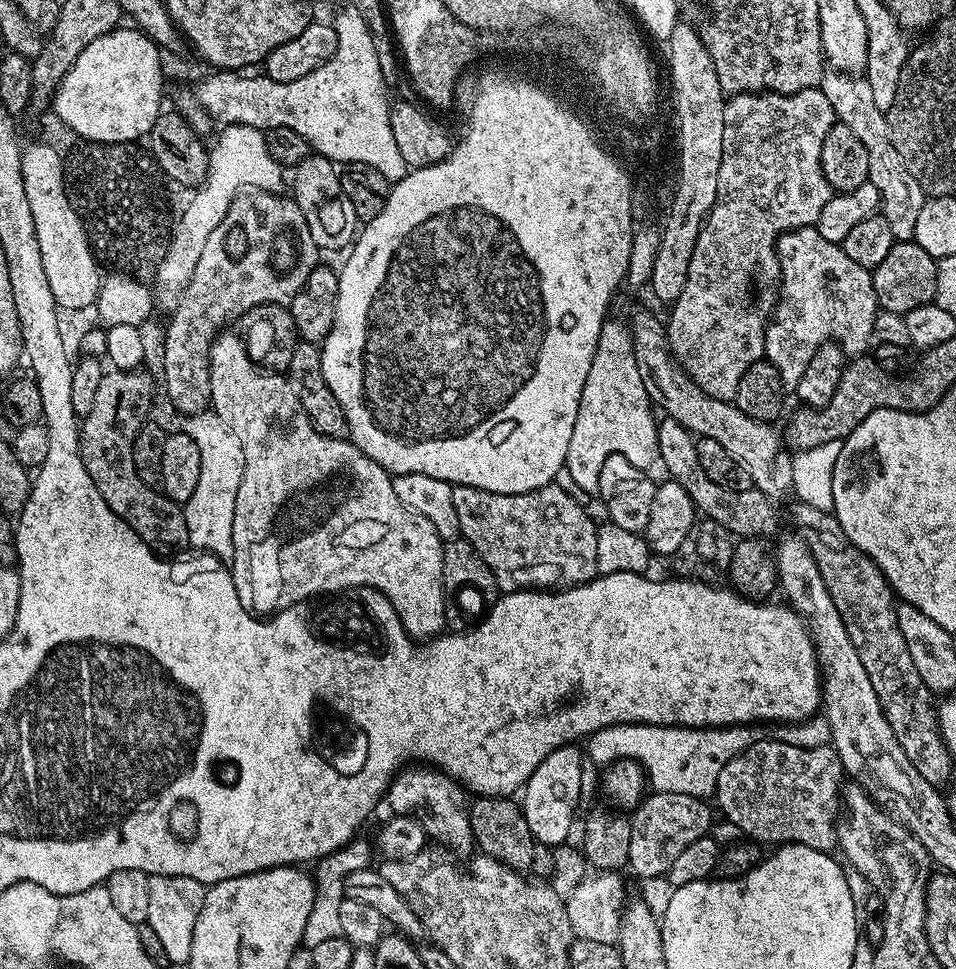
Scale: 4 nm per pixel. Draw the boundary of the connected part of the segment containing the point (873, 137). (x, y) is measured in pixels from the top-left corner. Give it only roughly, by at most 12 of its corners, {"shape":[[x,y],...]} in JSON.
{"shape":[[827,71],[818,87],[866,147],[868,181],[898,242],[927,197],[890,142],[867,77]]}

